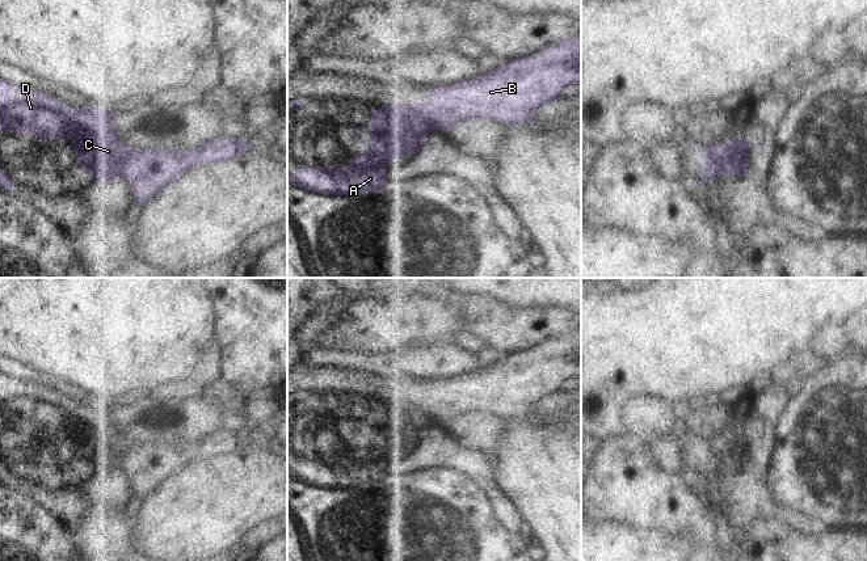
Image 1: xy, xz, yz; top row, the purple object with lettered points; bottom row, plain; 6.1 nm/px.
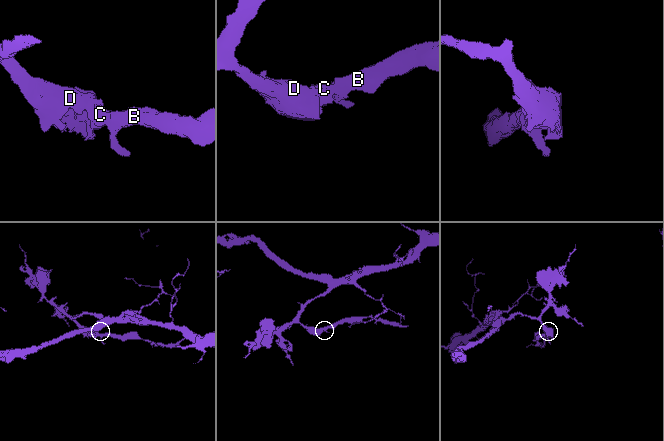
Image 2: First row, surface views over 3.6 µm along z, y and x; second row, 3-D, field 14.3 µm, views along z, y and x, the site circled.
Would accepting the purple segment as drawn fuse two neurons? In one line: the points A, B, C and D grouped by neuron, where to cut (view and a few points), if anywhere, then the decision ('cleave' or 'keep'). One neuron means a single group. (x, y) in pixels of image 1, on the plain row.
A C D / B; cut in yz along (708, 441), (719, 467); cleave

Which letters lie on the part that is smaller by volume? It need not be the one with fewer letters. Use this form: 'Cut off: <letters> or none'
Cut off: B

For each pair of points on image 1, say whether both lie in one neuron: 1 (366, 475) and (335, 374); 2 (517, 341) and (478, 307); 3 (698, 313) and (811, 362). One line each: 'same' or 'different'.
1: different
2: same
3: different

